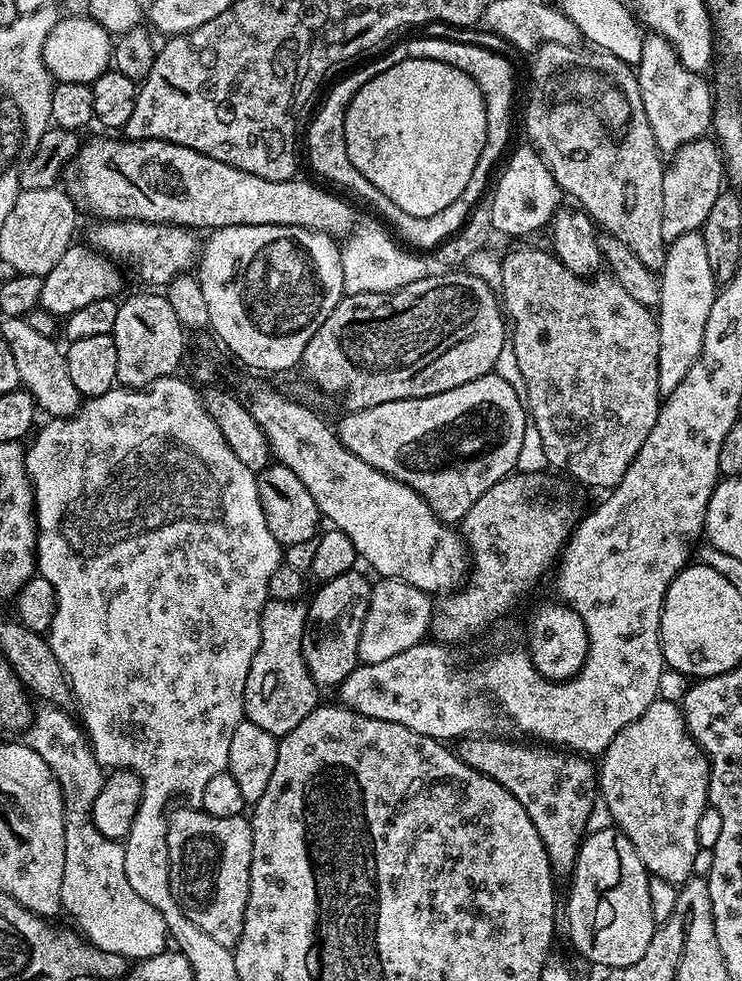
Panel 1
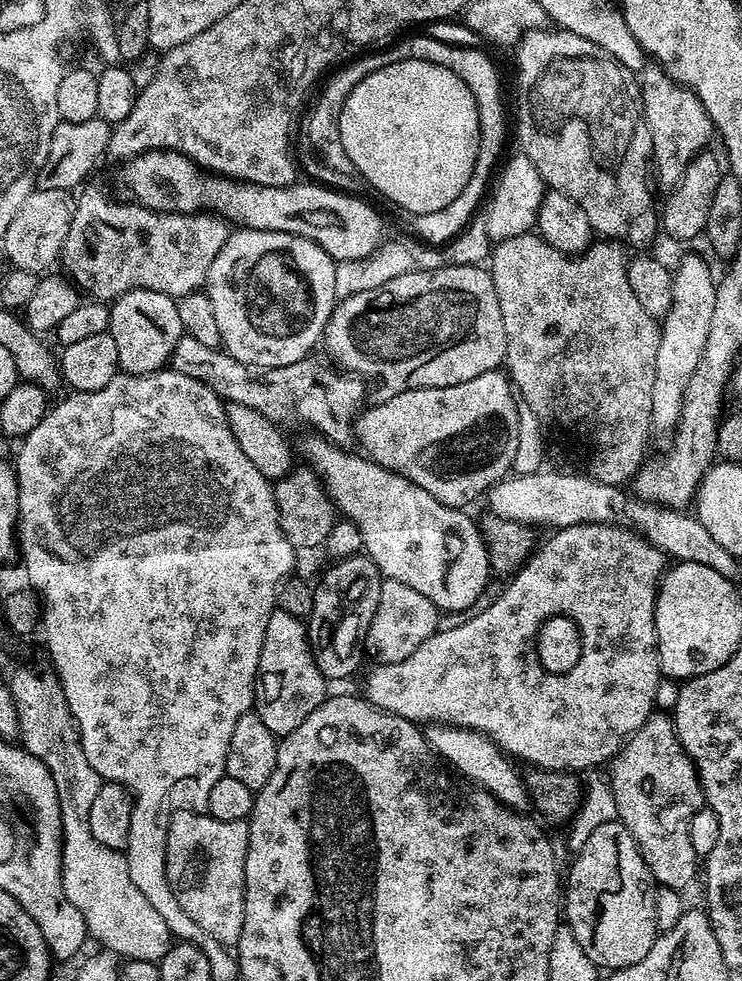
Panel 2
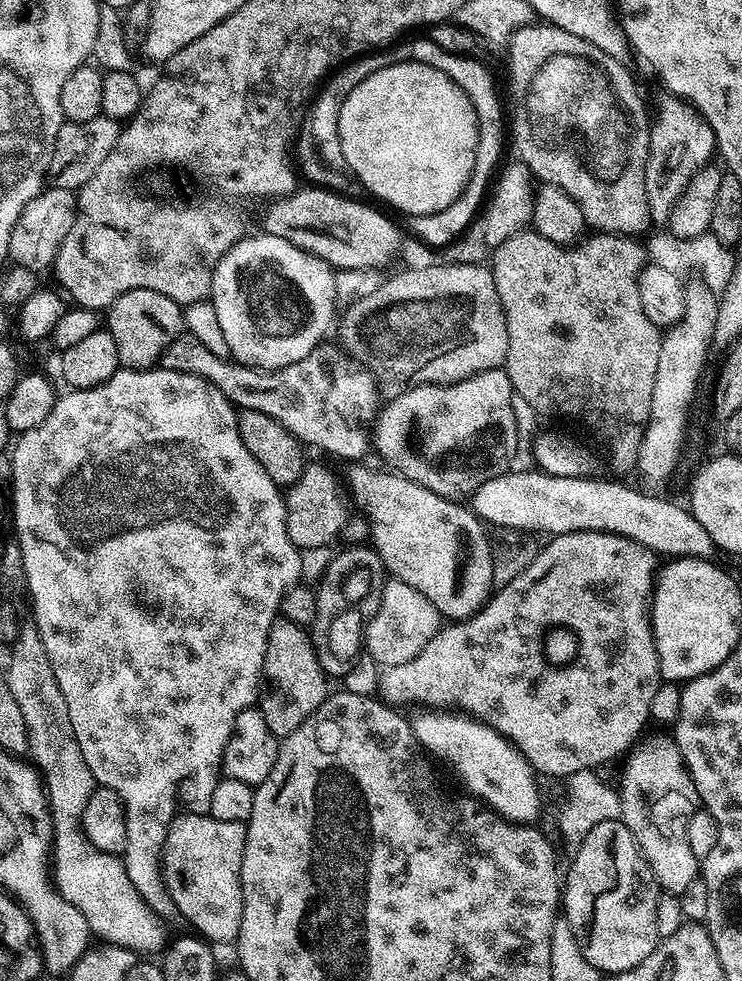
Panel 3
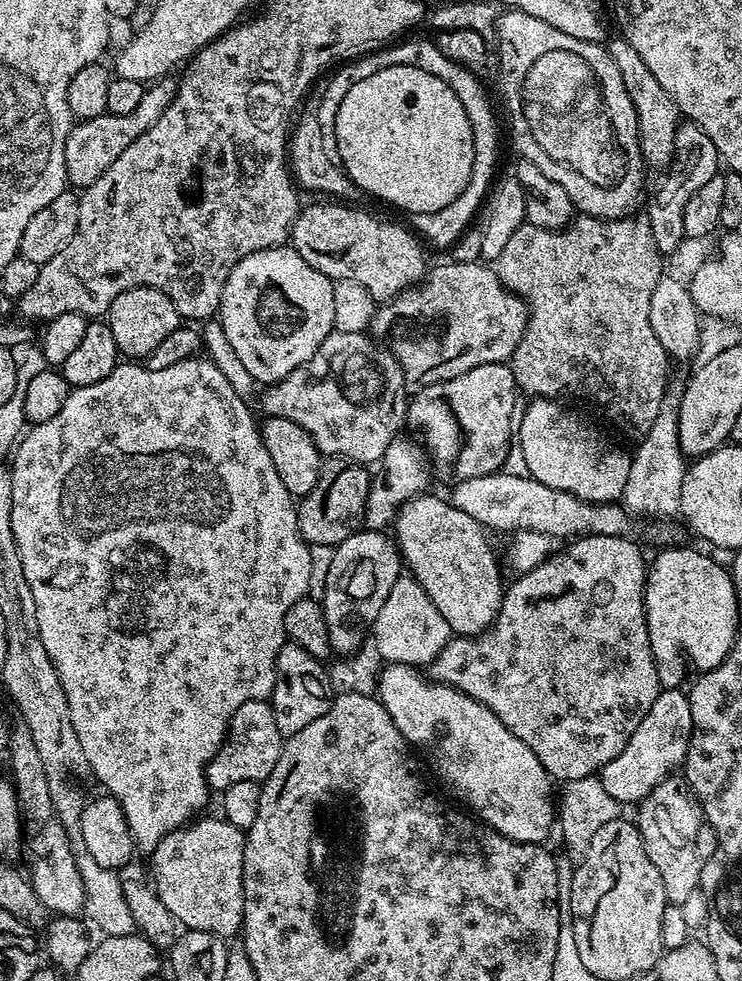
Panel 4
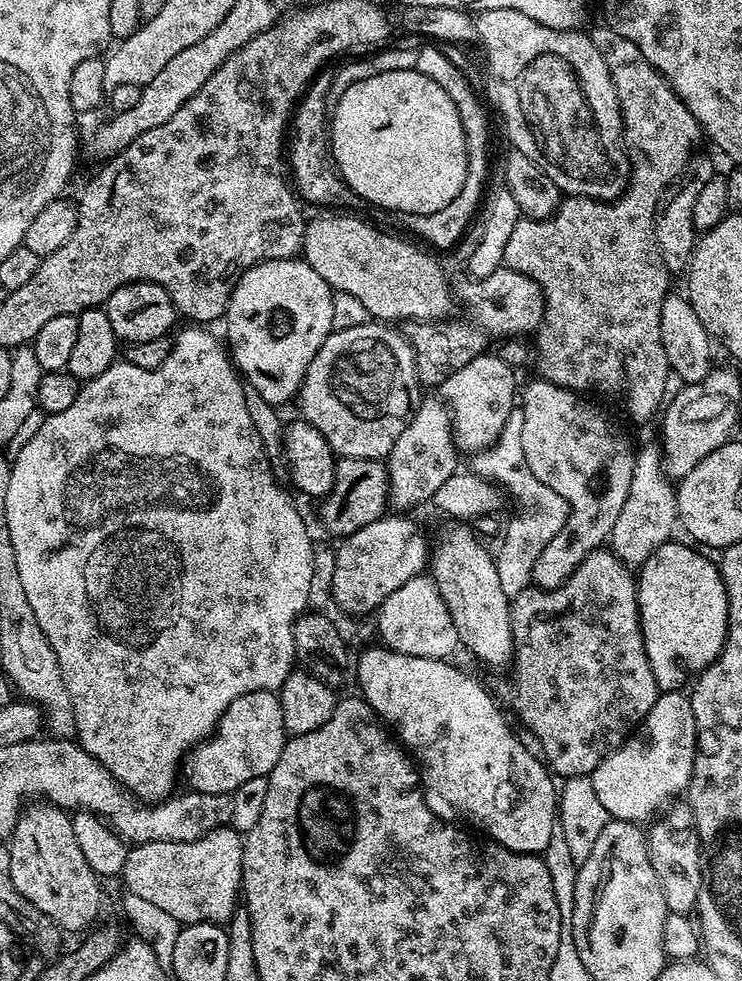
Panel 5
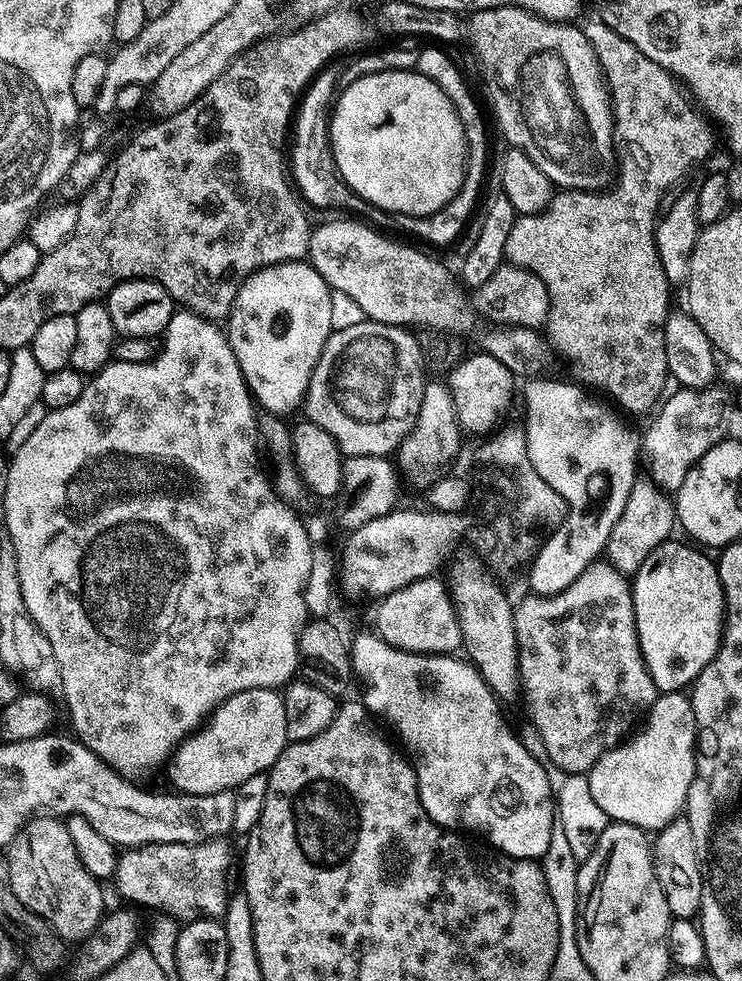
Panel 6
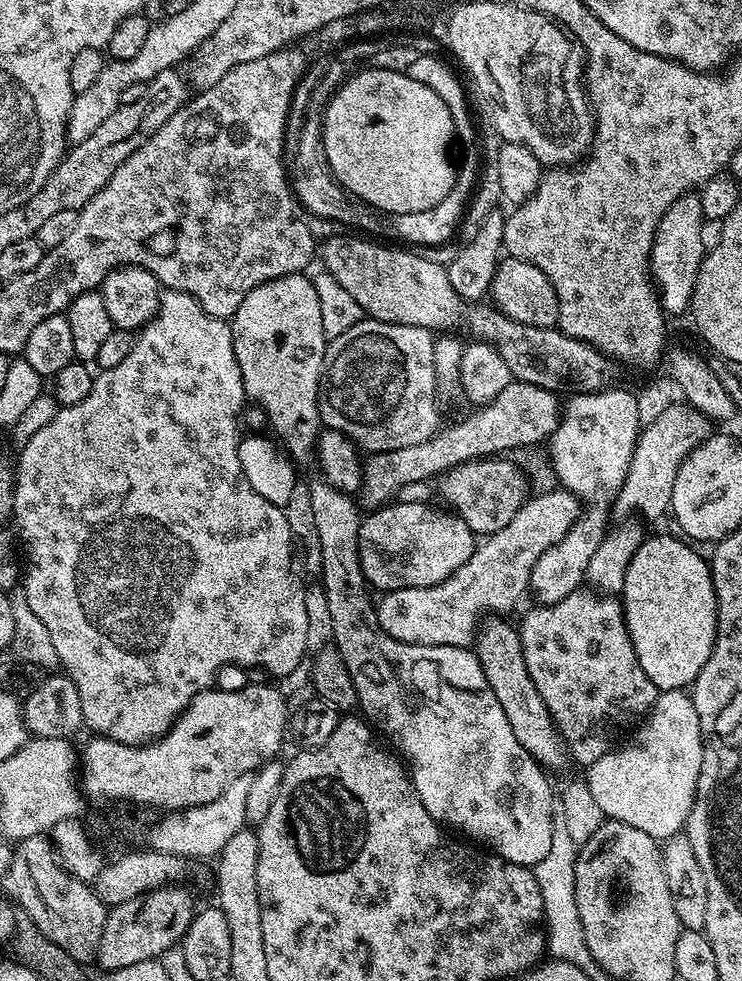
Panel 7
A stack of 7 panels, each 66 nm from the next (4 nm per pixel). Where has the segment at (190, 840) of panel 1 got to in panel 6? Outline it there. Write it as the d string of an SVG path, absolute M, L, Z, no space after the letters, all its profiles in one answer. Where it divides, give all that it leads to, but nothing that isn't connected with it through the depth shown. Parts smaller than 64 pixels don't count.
M227 839L207 840L204 844L144 844L141 848L130 848L119 853L116 861L114 883L116 892L129 905L146 904L150 908L162 908L162 912L180 922L201 918L223 917L230 889L228 889L228 867L232 864L232 852Z

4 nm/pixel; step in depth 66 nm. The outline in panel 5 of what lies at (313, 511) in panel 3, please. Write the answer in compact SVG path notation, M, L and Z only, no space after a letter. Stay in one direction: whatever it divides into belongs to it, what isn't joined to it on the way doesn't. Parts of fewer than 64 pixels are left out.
M339 457L336 461L336 481L319 504L320 520L324 523L325 530L332 536L343 538L362 530L362 526L370 526L370 522L385 515L390 504L387 467L379 460Z

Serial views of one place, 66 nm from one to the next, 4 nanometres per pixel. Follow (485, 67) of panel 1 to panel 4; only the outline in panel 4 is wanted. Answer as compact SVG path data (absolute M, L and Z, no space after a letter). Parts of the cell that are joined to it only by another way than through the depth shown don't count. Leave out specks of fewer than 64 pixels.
M498 116L470 117L470 130L474 138L474 166L470 170L470 182L466 182L466 190L462 190L462 194L458 194L458 198L454 198L454 202L450 202L450 206L442 206L442 210L420 212L420 220L416 220L416 223L411 226L425 241L429 240L431 236L436 236L435 247L437 249L450 249L468 231L470 225L475 221L472 219L475 216L477 219L478 213L481 211L494 183L494 177L497 175L495 172L496 159L500 156L500 132L496 126L498 126Z

